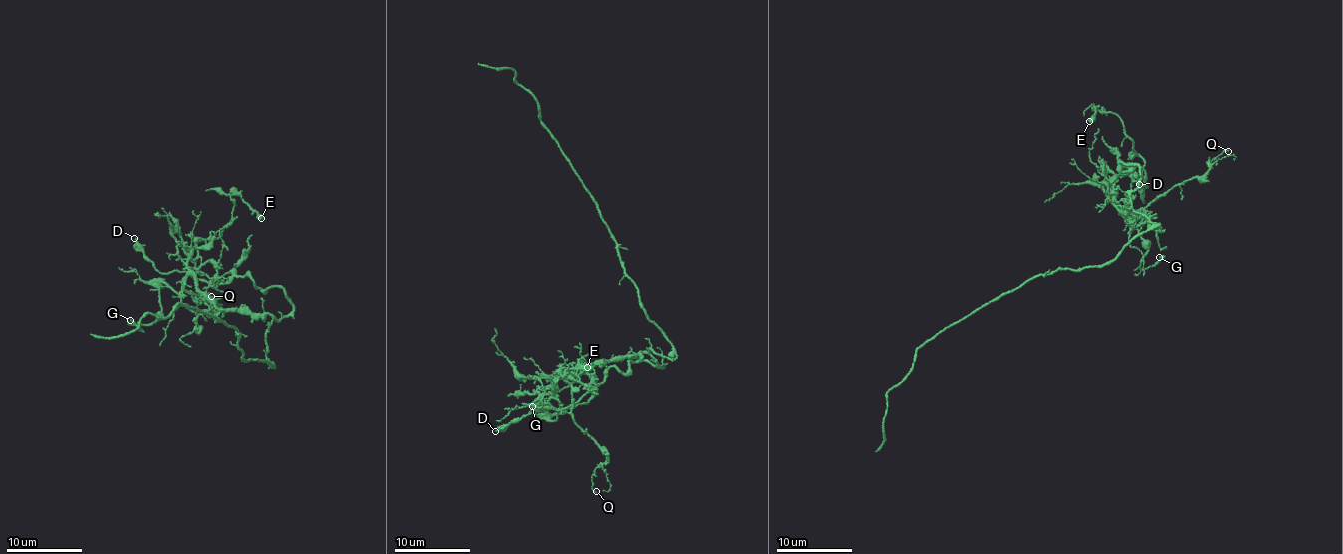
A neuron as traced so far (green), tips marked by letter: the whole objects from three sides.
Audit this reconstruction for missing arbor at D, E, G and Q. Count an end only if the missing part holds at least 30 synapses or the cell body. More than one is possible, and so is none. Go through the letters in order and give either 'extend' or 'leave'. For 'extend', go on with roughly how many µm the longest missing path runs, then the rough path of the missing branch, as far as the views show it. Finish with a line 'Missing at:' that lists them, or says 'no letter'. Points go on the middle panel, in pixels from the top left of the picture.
D: leave
E: leave
G: leave
Q: leave
Missing at: no letter

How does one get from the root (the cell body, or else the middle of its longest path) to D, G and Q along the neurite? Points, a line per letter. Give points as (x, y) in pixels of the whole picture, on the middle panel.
D: (666, 335), (669, 356), (649, 351), (662, 368), (609, 368), (565, 408), (495, 431)
G: (666, 335), (669, 356), (650, 349), (563, 369), (540, 388), (551, 388), (541, 379), (540, 407), (532, 406)
Q: (666, 335), (669, 356), (650, 349), (559, 374), (570, 383), (575, 422), (606, 456), (592, 476), (596, 491)

